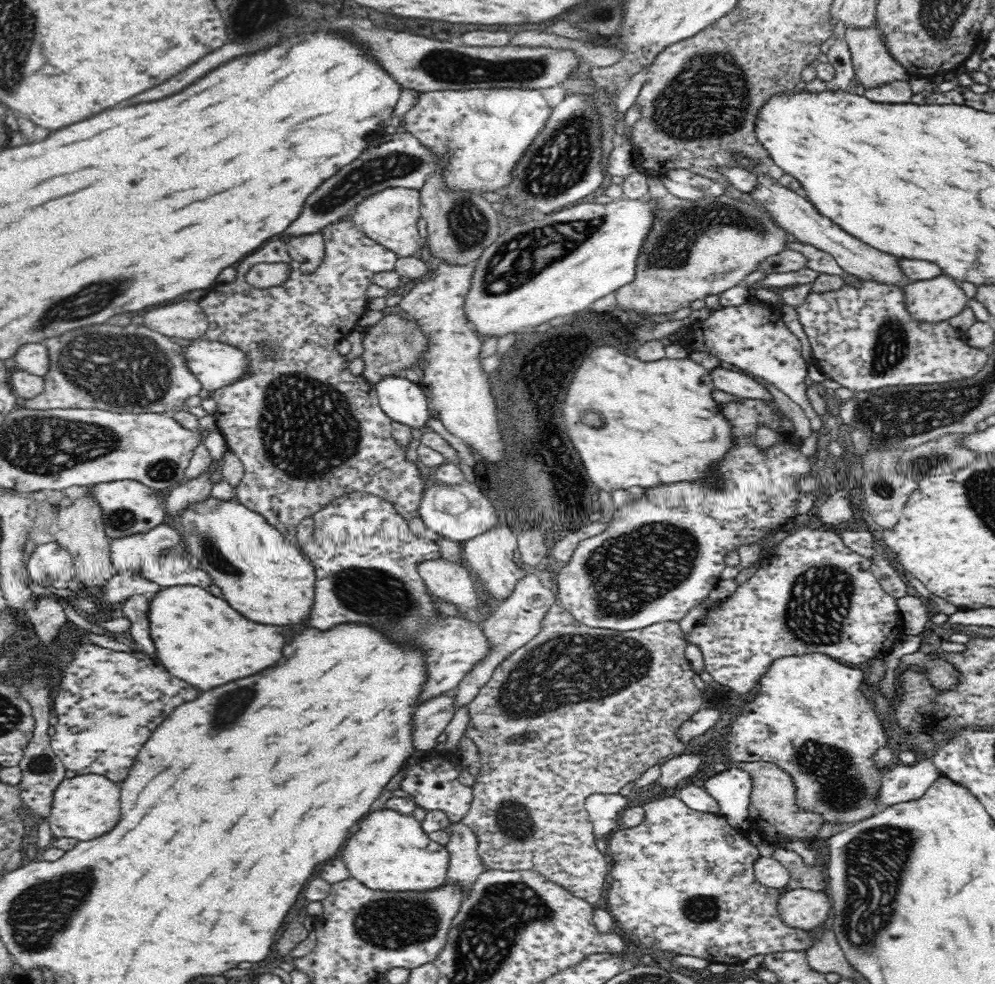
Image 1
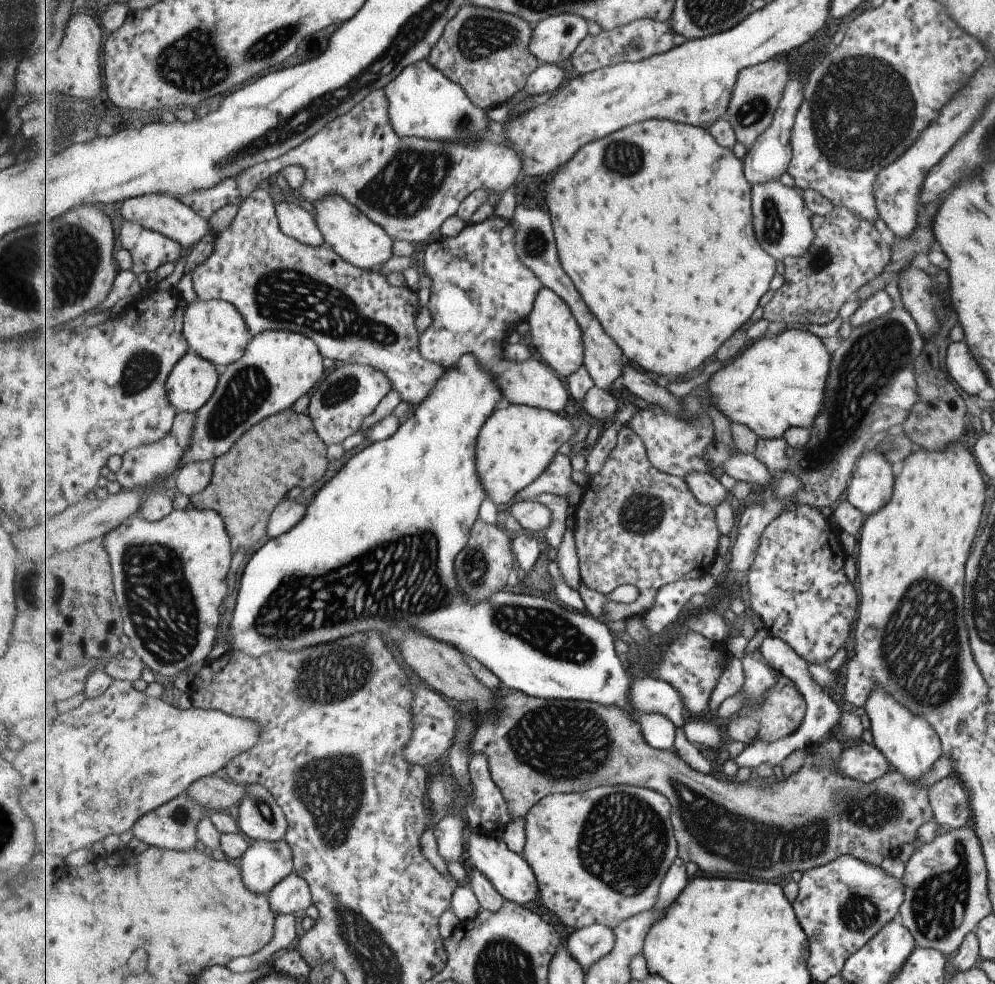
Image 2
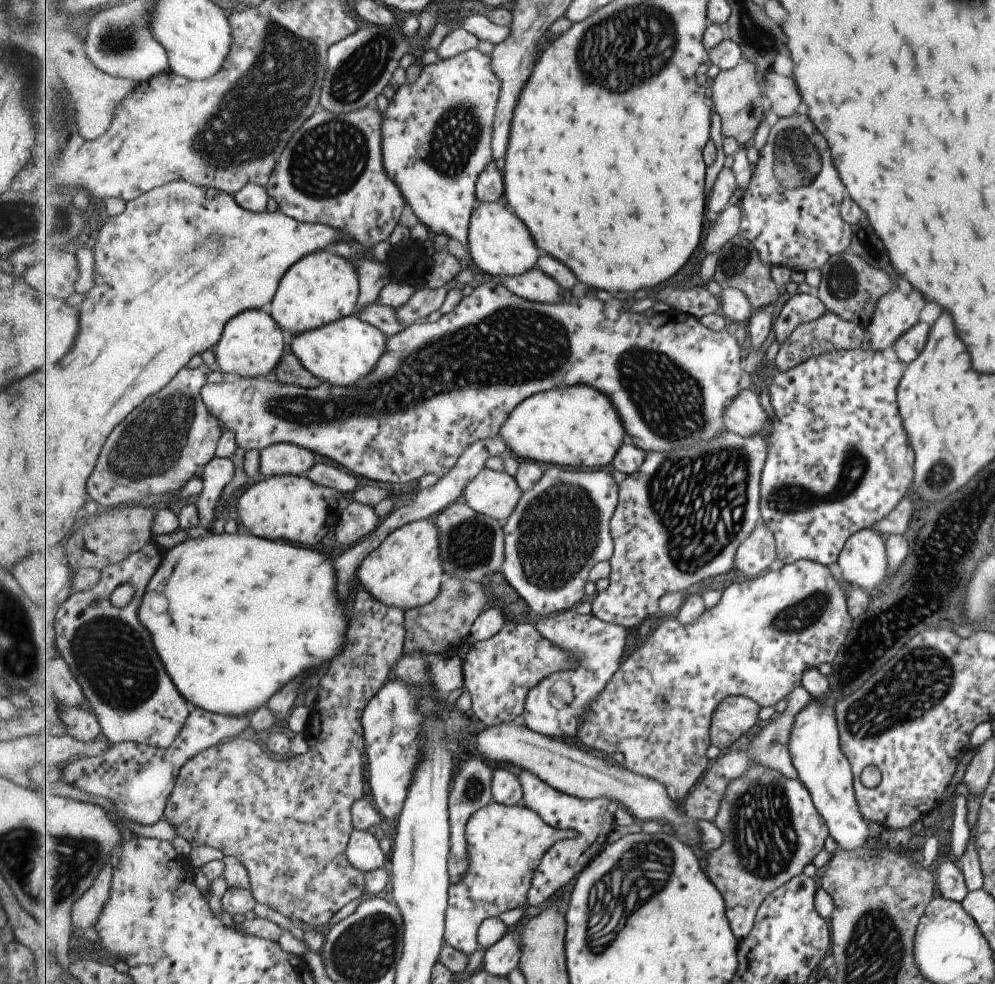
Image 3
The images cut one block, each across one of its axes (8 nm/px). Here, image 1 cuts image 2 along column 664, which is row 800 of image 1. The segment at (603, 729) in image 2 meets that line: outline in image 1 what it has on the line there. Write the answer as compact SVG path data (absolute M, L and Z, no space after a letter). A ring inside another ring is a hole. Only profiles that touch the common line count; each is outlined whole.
M758 761L736 764L736 769L746 772L751 780L751 798L749 803L749 826L758 832L761 840L780 848L788 848L792 842L802 842L812 847L823 821L818 814L798 811L795 802L795 788L786 772L779 770L774 764Z

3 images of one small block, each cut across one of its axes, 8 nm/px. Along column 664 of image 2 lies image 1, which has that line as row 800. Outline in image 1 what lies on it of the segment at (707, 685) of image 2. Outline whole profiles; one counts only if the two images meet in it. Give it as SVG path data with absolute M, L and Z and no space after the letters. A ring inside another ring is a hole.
M670 796L646 803L642 808L645 811L645 816L644 822L640 826L614 831L610 834L610 838L607 841L607 856L609 860L613 861L613 868L610 870L609 875L610 877L612 876L612 882L610 882L610 887L608 888L606 907L615 916L616 922L620 923L622 928L626 928L626 930L636 935L640 942L648 947L658 948L676 955L704 958L710 962L716 962L716 964L718 962L727 964L732 962L735 965L742 964L751 956L756 956L756 954L769 955L789 950L807 951L813 945L814 942L810 939L808 932L791 929L780 920L775 906L782 891L768 888L756 879L755 866L758 858L760 858L756 846L748 841L746 834L730 828L725 817L720 814L696 812L684 805L680 799Z

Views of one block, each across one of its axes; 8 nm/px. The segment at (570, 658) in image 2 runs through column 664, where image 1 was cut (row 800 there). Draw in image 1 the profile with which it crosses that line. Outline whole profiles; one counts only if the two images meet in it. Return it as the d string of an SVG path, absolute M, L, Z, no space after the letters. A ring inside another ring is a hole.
M730 767L706 778L702 786L718 803L719 814L725 817L730 828L747 834L751 798L751 780L748 774Z

